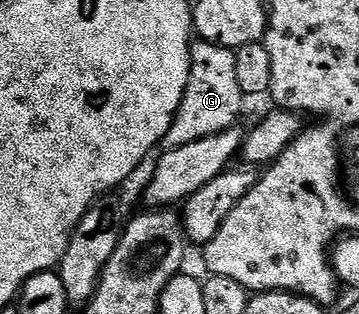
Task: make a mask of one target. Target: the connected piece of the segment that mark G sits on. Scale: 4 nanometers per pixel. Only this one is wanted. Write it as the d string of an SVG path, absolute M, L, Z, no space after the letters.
M196 38L191 45L189 85L185 85L183 100L173 117L173 125L169 125L169 133L165 133L162 150L172 151L181 145L189 145L192 141L201 141L201 137L216 135L236 126L240 122L239 114L243 111L243 103L245 97L241 93L241 85L237 85L234 50Z

